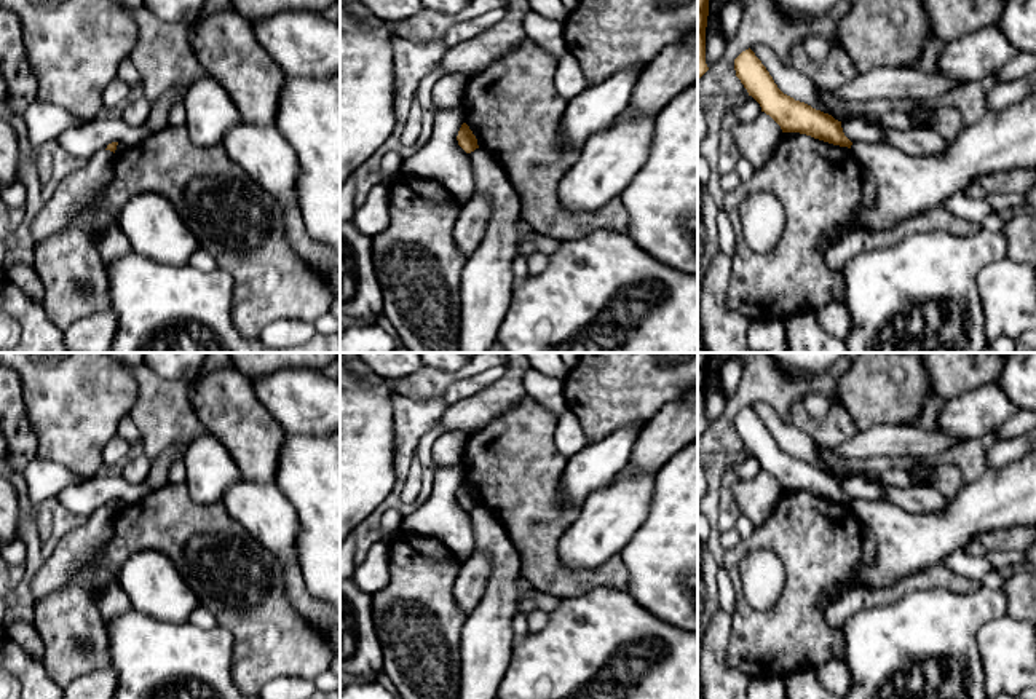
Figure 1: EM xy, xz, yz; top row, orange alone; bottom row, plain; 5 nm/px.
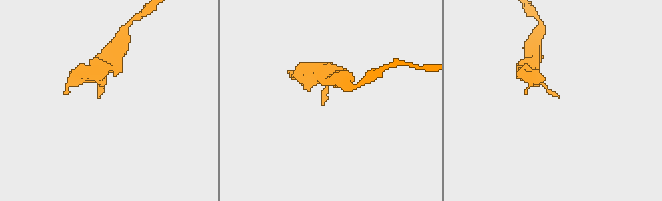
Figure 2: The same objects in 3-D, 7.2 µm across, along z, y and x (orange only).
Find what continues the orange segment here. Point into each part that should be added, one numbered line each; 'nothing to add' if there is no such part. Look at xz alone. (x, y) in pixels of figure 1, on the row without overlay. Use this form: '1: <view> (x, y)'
nothing to add

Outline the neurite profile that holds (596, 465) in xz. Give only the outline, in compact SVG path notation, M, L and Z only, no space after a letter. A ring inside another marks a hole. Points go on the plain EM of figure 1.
M642 426L616 429L599 442L586 444L583 450L568 458L560 482L559 503L581 506L591 493L613 480L627 466Z

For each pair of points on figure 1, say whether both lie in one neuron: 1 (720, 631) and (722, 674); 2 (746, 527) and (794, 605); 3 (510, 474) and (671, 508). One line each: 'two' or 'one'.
1: one
2: two
3: two

